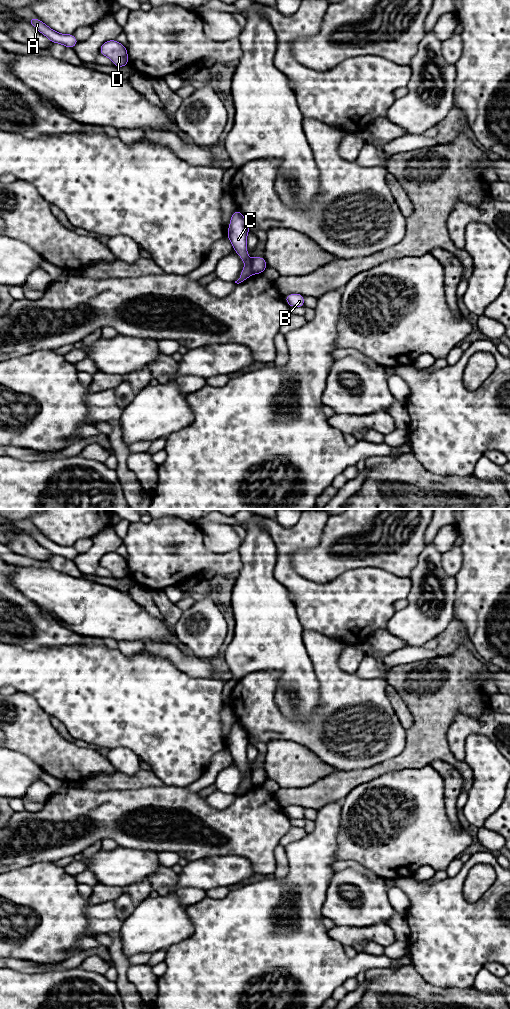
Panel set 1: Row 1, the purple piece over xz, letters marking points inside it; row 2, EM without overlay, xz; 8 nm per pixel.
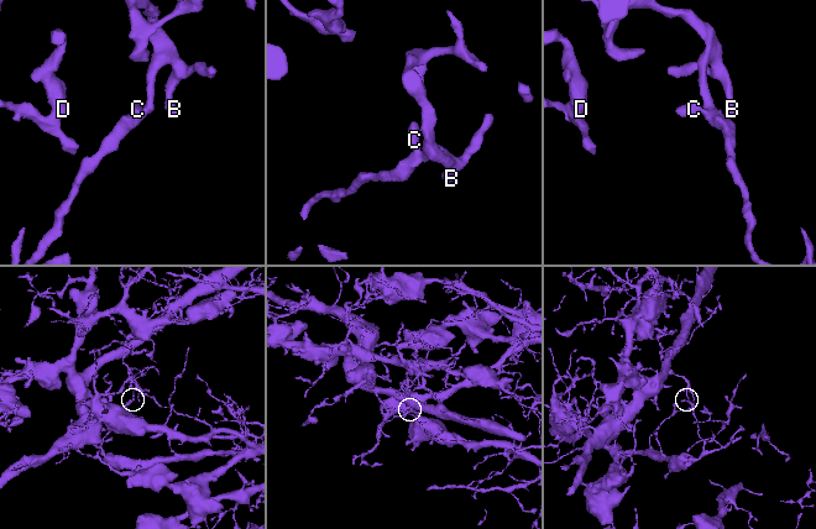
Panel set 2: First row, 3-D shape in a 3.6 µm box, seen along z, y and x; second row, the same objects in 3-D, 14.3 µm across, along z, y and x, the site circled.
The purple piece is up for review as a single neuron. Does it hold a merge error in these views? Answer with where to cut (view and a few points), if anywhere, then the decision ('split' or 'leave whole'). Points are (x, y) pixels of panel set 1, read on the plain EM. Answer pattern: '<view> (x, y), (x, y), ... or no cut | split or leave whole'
xz (250, 770), (252, 785) | split

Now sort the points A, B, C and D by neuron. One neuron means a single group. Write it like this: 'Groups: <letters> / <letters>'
Groups: A B D / C

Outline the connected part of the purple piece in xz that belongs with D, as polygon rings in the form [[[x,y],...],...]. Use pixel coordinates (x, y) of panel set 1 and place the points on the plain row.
[[[108,552],[100,558],[100,566],[112,572],[114,578],[128,577],[128,565],[124,557],[116,552]]]

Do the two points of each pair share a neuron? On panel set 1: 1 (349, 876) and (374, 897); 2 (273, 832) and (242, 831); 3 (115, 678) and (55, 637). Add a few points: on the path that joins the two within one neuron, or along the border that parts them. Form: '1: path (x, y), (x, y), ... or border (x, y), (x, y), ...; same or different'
1: path (355, 881), (368, 892); same
2: path (265, 831), (250, 831); same
3: border (91, 645), (55, 645), (44, 647); different

